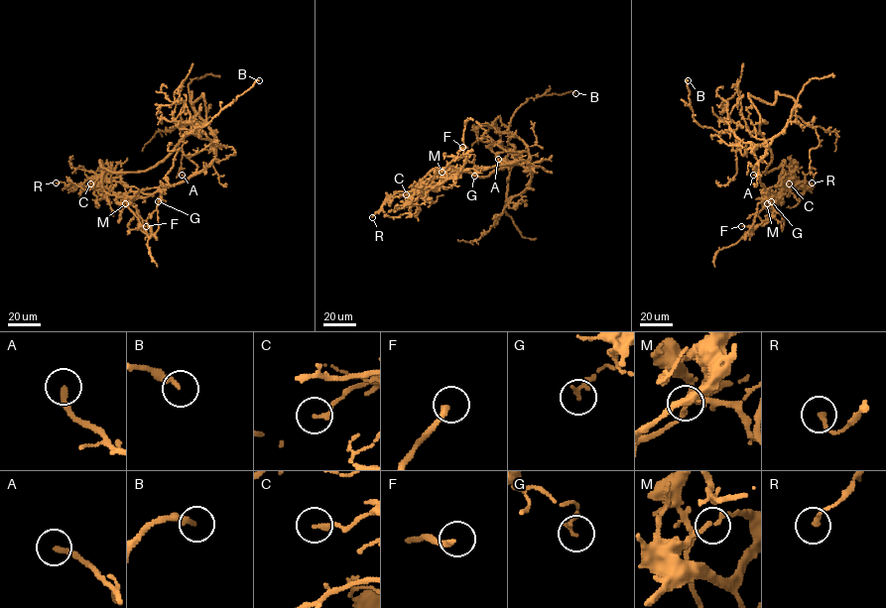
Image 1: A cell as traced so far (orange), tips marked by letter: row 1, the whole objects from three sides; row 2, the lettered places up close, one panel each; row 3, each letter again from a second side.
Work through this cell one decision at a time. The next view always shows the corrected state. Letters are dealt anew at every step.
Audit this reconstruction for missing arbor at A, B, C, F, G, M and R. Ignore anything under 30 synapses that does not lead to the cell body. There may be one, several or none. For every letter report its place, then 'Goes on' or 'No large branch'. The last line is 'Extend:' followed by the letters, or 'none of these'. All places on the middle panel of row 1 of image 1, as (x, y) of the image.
A: Place: (498, 159). Goes on
B: Place: (575, 93). Goes on
C: Place: (406, 194). No large branch
F: Place: (462, 147). No large branch
G: Place: (474, 176). No large branch
M: Place: (442, 172). No large branch
R: Place: (372, 217). No large branch
Extend: A, B

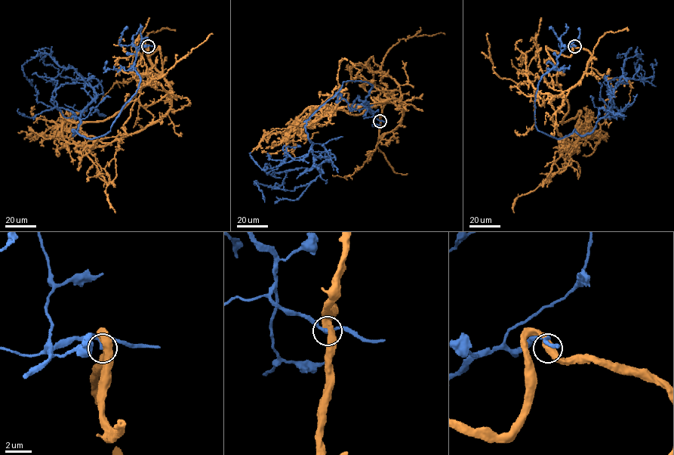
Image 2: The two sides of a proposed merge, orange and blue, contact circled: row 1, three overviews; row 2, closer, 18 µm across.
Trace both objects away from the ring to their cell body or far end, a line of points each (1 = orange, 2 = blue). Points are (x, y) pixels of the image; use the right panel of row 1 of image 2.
1: (574, 46), (586, 49), (589, 61), (552, 119), (560, 136), (573, 144), (590, 131), (595, 135), (607, 132)
2: (574, 46), (539, 82), (535, 124), (549, 135), (590, 133), (626, 59), (641, 53), (637, 75), (656, 86)

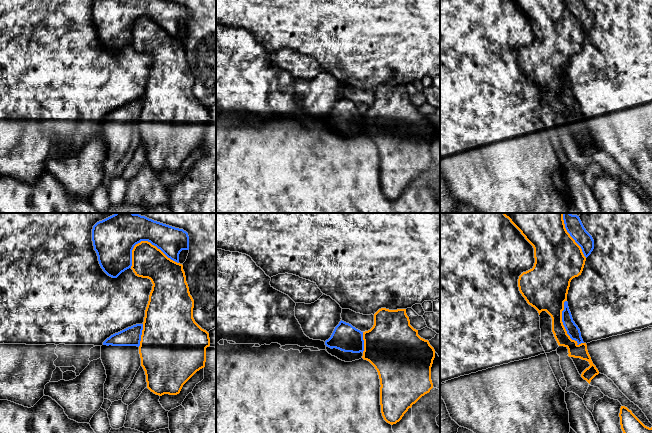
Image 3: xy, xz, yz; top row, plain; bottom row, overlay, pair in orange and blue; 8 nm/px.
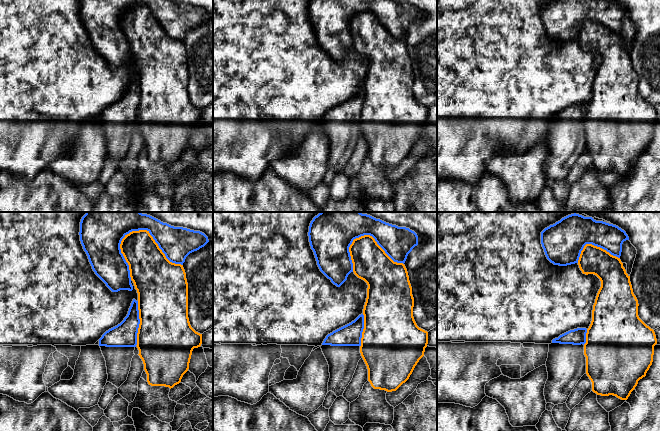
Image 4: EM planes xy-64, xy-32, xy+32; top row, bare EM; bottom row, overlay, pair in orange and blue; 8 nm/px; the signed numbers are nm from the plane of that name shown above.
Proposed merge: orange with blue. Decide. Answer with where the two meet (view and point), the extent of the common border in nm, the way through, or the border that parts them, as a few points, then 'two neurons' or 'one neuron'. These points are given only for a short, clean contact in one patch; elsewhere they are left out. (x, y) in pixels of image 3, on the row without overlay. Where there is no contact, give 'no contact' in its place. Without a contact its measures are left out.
meets orange in xy at (153, 21); contact 400 nm long; two neurons

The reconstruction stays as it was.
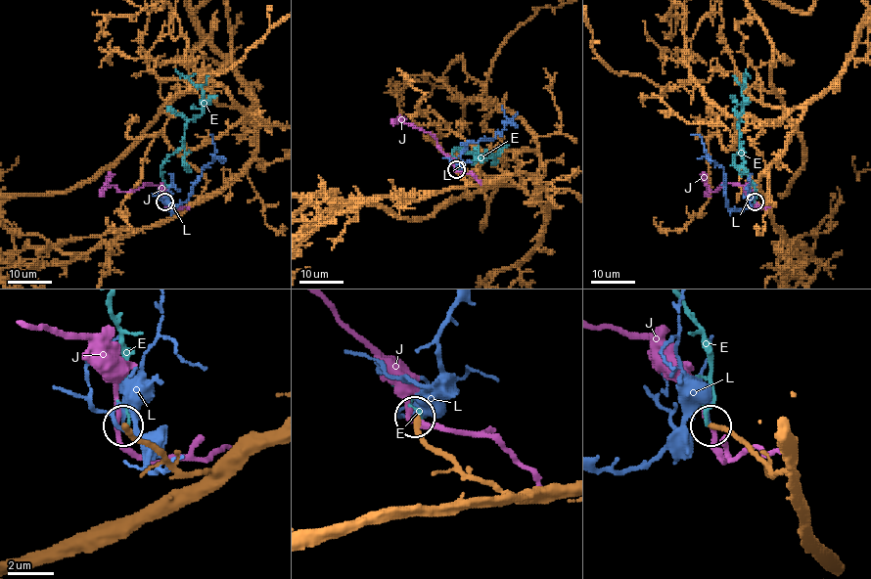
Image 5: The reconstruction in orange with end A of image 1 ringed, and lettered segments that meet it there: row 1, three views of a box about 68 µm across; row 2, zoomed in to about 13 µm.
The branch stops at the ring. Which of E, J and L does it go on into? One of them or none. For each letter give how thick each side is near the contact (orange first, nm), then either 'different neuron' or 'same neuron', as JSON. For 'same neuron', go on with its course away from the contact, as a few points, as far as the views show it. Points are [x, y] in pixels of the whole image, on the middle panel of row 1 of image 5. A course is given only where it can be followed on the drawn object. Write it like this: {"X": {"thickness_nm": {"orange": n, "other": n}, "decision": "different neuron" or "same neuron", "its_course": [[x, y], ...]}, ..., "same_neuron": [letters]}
{"E": {"thickness_nm": {"orange": 240, "other": 110}, "decision": "different neuron"}, "J": {"thickness_nm": {"orange": 240, "other": 200}, "decision": "different neuron"}, "L": {"thickness_nm": {"orange": 240, "other": 170}, "decision": "same neuron", "its_course": [[457, 169], [462, 150], [469, 142], [494, 139], [504, 129], [508, 120], [503, 105]]}, "same_neuron": ["L"]}

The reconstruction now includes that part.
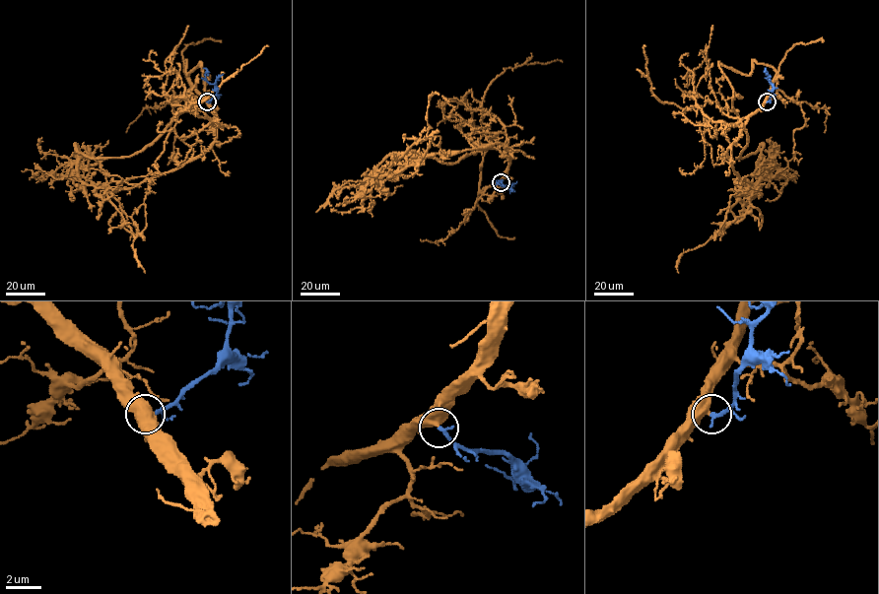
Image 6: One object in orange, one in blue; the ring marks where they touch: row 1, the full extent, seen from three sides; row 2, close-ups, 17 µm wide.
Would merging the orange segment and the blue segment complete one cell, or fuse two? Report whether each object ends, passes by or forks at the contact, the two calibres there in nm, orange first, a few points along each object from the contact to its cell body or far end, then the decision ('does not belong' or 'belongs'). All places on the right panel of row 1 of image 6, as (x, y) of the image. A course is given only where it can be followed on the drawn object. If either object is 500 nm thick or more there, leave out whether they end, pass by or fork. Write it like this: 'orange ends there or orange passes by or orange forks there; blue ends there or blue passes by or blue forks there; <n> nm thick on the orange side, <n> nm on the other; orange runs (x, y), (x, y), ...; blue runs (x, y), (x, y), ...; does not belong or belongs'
700 nm thick on the orange side, 260 nm on the other; orange runs (767, 101), (729, 147), (733, 169), (753, 186), (775, 168), (781, 175), (796, 170); blue runs (767, 101), (773, 87), (765, 68); belongs

